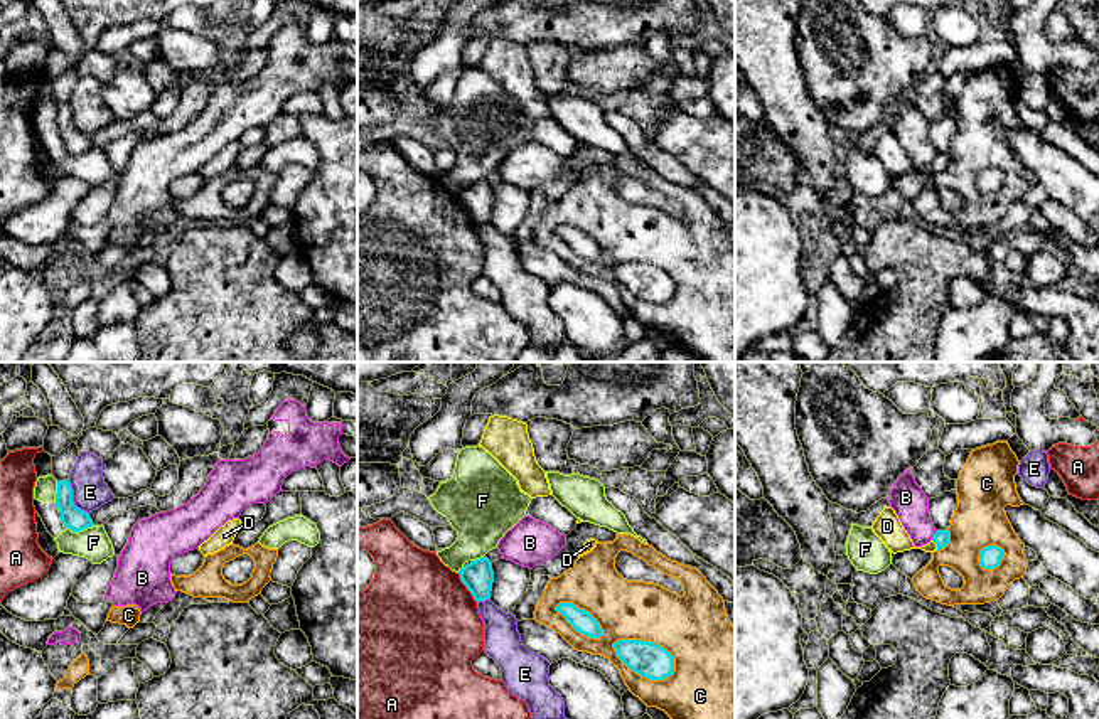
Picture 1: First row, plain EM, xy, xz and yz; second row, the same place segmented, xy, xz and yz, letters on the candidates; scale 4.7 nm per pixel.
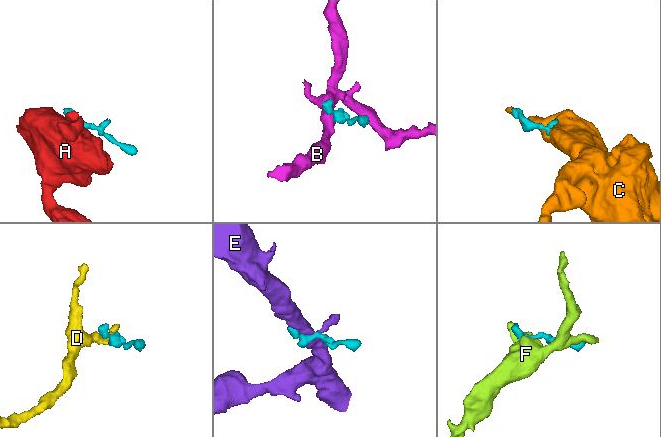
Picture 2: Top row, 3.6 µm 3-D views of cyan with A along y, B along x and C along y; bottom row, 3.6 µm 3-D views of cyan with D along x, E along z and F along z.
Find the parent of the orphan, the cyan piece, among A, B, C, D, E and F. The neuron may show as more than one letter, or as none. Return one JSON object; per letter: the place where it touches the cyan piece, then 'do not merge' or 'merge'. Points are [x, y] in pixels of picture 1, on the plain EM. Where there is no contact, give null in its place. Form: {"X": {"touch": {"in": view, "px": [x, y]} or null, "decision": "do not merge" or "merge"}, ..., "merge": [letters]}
{"A": {"touch": {"in": "xz", "px": [467, 211]}, "decision": "do not merge"}, "B": {"touch": {"in": "yz", "px": [934, 159]}, "decision": "do not merge"}, "C": {"touch": {"in": "xz", "px": [649, 265]}, "decision": "do not merge"}, "D": {"touch": {"in": "yz", "px": [936, 165]}, "decision": "merge"}, "E": {"touch": {"in": "xy", "px": [71, 122]}, "decision": "do not merge"}, "F": {"touch": {"in": "xy", "px": [78, 154]}, "decision": "do not merge"}, "merge": ["D"]}

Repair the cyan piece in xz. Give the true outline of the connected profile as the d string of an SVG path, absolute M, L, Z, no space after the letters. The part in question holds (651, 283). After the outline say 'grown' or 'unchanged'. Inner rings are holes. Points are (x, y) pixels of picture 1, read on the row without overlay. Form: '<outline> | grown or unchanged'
M642 263L614 266L617 280L635 296L651 303L664 303L674 295L673 278L661 268Z | unchanged

